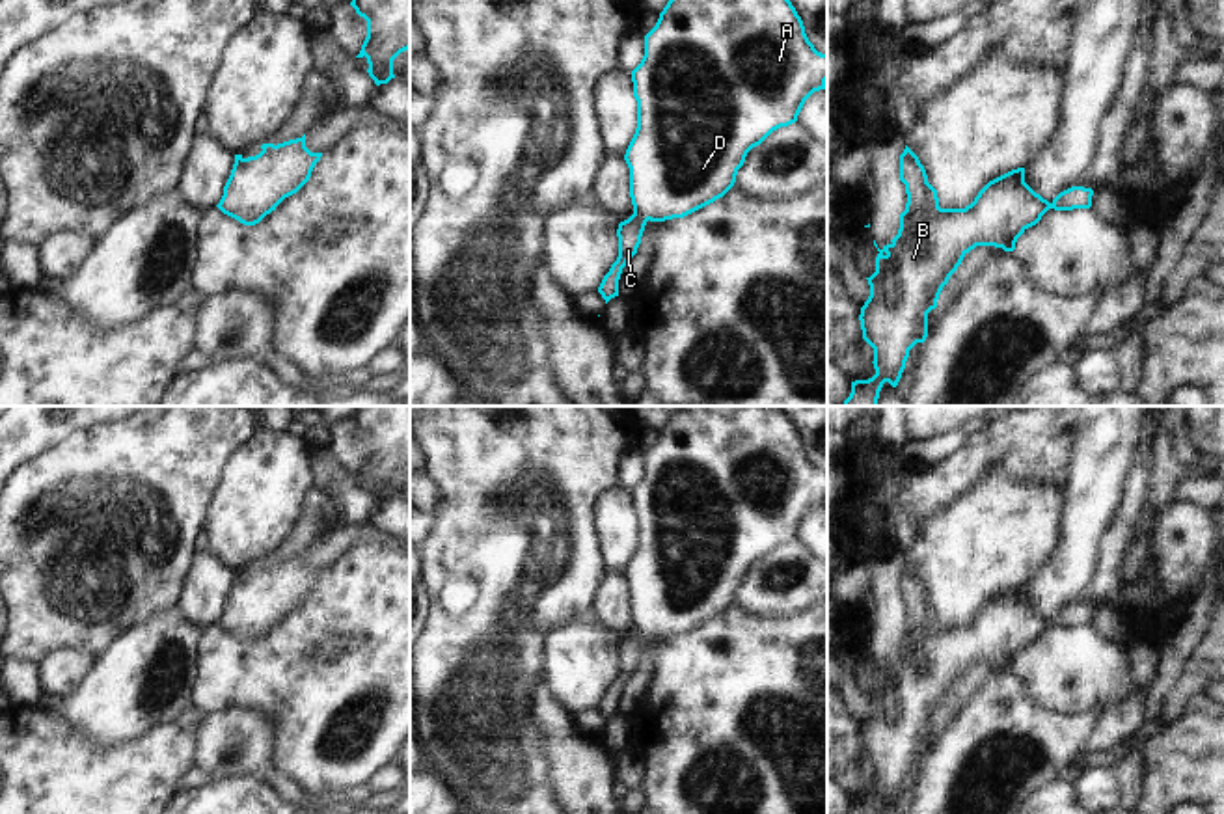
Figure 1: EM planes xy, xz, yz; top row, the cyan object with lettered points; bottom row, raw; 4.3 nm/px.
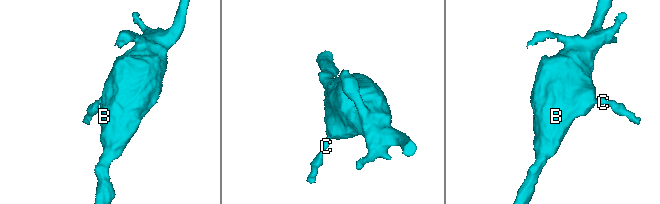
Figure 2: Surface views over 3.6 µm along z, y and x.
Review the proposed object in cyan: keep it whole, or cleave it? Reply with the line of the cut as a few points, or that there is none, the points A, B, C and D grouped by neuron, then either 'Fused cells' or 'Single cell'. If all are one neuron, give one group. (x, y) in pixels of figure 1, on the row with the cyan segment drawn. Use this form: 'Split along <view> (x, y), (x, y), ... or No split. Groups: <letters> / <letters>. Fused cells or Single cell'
No split. Groups: A B C D. Single cell

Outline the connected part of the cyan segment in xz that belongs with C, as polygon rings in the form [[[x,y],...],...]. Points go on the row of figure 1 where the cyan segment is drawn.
[[[669,0],[660,13],[656,26],[645,35],[645,56],[632,71],[632,82],[633,97],[637,101],[637,129],[626,149],[624,160],[630,168],[630,197],[633,214],[619,224],[619,257],[598,287],[605,304],[619,296],[622,268],[637,253],[646,222],[684,218],[723,197],[734,186],[738,170],[743,166],[747,153],[760,145],[773,130],[796,123],[805,101],[814,91],[827,88],[827,54],[818,52],[809,41],[803,20],[790,0]]]

